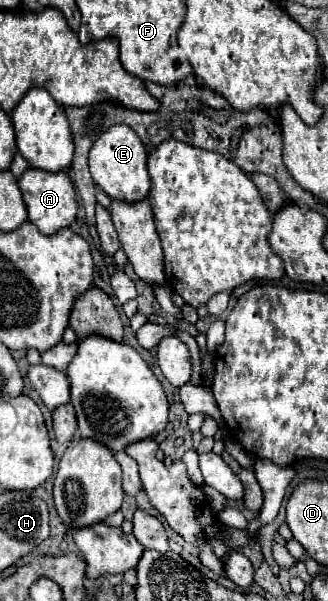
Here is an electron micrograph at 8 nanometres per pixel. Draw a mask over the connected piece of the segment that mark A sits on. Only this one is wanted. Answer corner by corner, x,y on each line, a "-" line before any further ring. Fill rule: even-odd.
26,169
22,177
18,177
18,187
22,191
26,209
28,209
28,219
38,227
40,233
52,235
62,227
70,227
76,219
76,191
72,187
70,177
62,173
50,173
50,171
40,171
40,169

